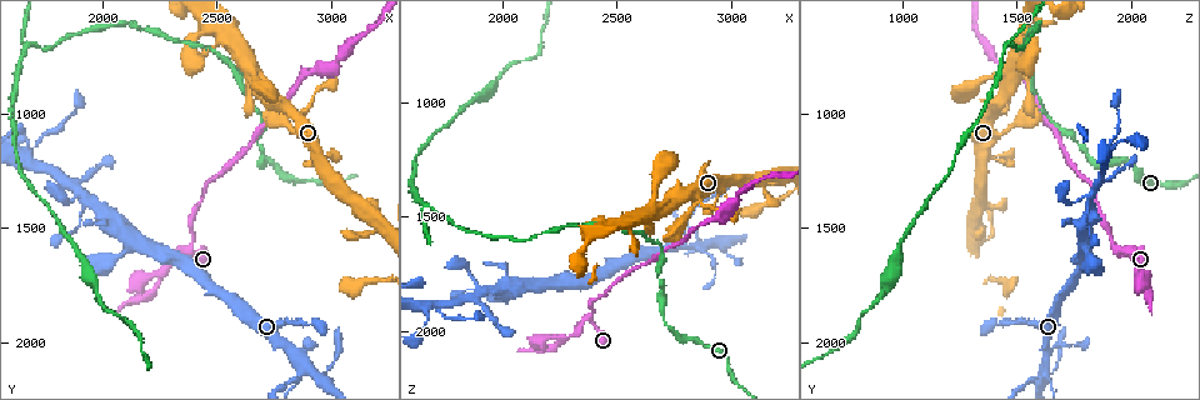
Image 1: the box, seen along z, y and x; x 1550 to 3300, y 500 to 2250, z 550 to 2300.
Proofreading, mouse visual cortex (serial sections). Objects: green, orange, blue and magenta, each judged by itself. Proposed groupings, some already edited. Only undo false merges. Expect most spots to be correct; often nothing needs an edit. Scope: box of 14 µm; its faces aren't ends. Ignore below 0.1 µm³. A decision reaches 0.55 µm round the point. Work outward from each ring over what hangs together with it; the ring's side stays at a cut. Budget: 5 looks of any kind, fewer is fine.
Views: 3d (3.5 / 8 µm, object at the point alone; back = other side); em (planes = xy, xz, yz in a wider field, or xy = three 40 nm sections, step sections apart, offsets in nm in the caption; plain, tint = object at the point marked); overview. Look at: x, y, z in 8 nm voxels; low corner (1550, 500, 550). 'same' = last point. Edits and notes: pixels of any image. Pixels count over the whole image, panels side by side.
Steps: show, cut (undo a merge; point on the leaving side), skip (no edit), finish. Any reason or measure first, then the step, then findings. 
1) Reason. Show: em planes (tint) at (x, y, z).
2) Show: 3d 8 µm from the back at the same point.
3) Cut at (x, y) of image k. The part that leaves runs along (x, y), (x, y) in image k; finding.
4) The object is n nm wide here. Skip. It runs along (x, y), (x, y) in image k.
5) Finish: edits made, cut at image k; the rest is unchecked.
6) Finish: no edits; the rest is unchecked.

Sharp bend. Show: 3d 8 µm at (2890, 2100, 1630).

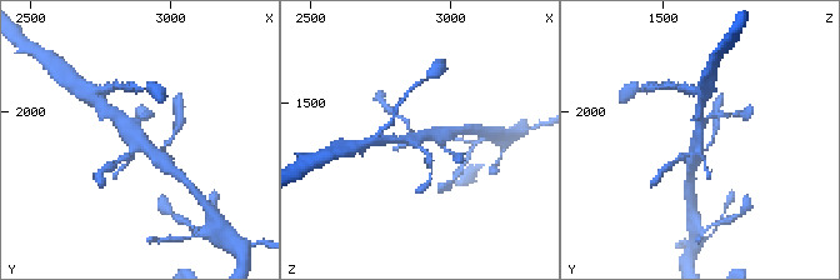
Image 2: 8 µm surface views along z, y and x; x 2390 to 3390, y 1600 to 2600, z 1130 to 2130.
Show: 3d 3.5 µm at (2880, 2090, 1620).

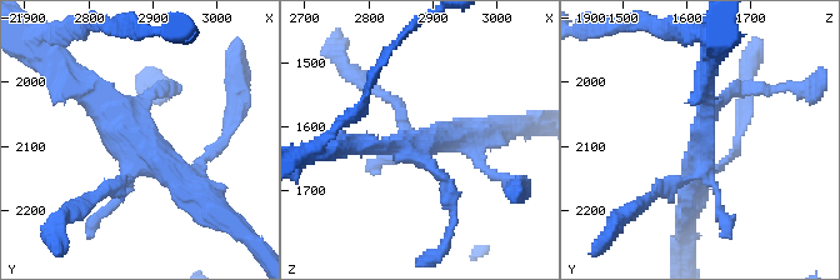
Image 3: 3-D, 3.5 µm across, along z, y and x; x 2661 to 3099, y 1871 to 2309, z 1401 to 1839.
Skip. It runs along (78, 88), (208, 199) in image 3; one cell here.

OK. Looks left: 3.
Sharp bend. Show: 3d 3.5 µm at (1690, 690, 1450).

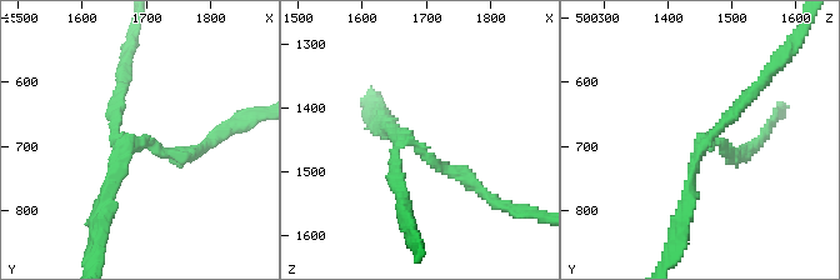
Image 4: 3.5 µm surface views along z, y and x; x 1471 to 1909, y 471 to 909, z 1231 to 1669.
3 arms meet here; the arms are 150, 150, 200 nm wide. Show: em planes (tint) at (1685, 695, 1455).

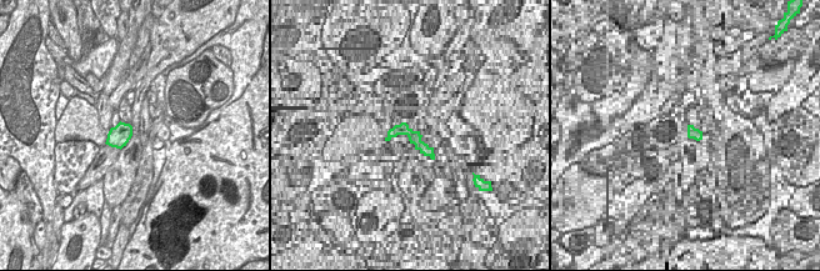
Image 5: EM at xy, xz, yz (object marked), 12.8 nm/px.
The object is 280 nm wide here. Skip. It runs along (481, 193), (381, 125) in image 4; continuous, no second cell.

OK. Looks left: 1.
Finish: no edits; the rest is unchecked.

